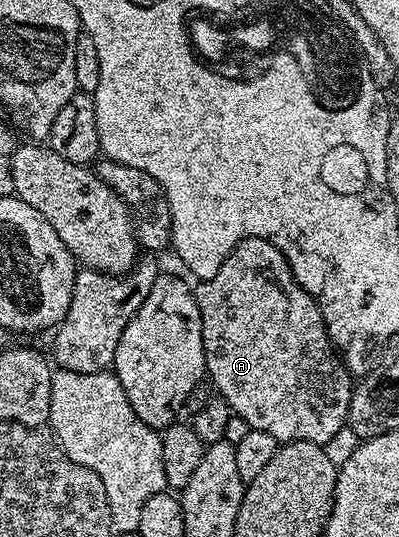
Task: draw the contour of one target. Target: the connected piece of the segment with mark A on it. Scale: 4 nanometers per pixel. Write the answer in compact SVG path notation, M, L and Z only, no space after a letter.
M244 238L235 249L223 260L219 272L215 276L198 281L195 286L199 312L201 313L201 335L203 336L203 352L205 353L205 373L212 389L219 397L229 405L232 413L238 414L243 420L247 420L250 430L267 432L270 436L275 436L278 443L287 442L314 442L320 446L325 446L335 432L339 432L345 427L349 420L349 405L353 395L355 385L354 375L349 373L349 369L341 361L323 320L323 312L319 308L317 300L305 291L295 280L295 276L289 267L289 261L283 256L275 244L271 244L262 238Z

